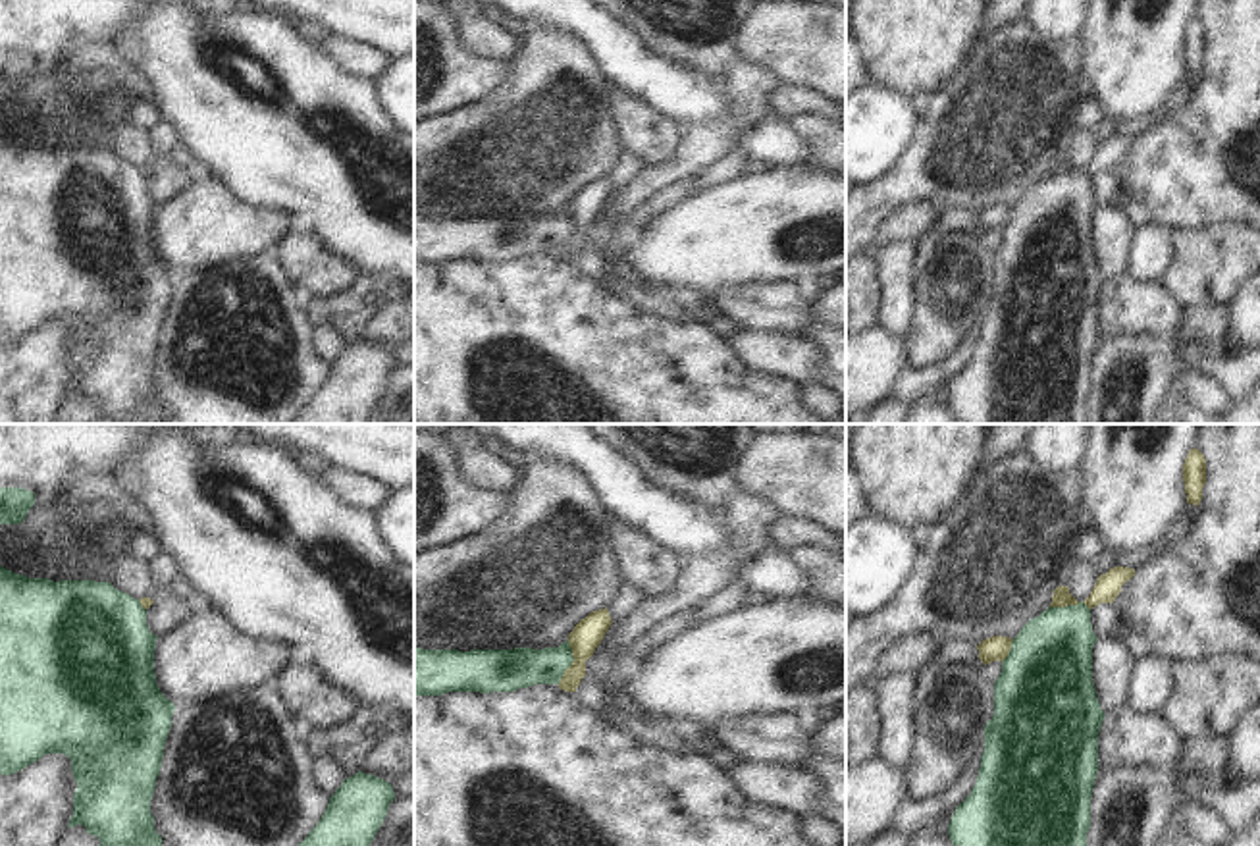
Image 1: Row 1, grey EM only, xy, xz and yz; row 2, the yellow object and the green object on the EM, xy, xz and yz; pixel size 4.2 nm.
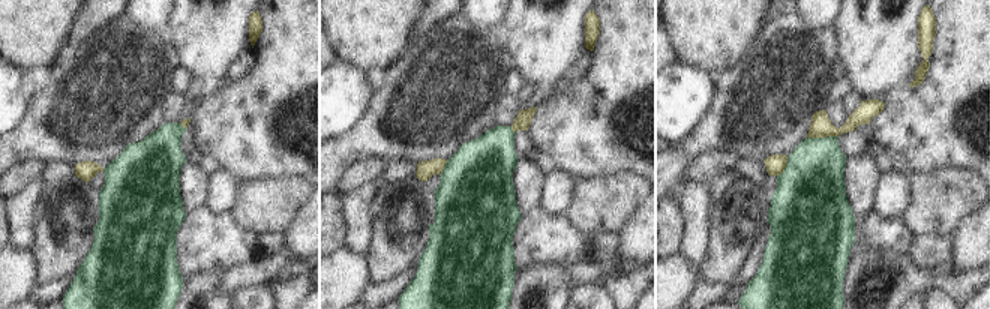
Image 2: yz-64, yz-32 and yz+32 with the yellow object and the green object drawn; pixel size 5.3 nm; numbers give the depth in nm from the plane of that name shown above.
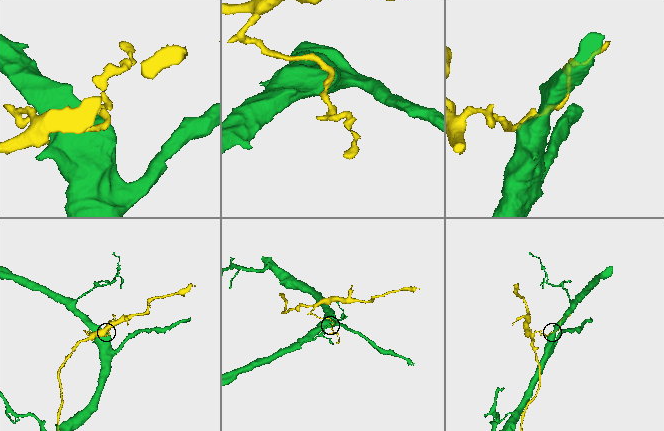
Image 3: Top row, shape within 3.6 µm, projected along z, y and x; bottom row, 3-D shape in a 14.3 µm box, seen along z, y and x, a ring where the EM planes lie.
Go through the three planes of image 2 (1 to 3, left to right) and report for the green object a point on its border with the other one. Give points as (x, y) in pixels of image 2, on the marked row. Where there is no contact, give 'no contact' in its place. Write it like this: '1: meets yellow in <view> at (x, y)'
1: meets yellow in yz-64 at (183, 126)
2: meets yellow in yz-32 at (444, 165)
3: meets yellow in yz+32 at (822, 137)

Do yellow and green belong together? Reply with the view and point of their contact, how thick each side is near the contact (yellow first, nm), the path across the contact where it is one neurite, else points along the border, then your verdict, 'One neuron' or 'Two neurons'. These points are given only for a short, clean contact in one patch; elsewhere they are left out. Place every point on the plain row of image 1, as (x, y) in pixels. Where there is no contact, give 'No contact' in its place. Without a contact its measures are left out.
Touches yellow at xz (573, 230). Thickness 120 nm (yellow) against 170 nm. Boundary: xz (569, 209), (573, 232), (557, 251). Two neurons.

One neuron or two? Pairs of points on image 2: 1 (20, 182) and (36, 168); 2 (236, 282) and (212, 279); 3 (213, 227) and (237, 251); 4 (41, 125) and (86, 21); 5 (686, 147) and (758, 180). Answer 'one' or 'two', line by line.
1: one
2: two
3: one
4: two
5: two

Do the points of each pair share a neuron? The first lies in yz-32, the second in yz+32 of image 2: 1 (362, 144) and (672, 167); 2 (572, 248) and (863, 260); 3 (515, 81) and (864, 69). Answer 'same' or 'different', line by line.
1: same
2: different
3: different

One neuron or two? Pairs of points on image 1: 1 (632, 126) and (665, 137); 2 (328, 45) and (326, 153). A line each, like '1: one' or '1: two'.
1: one
2: two

